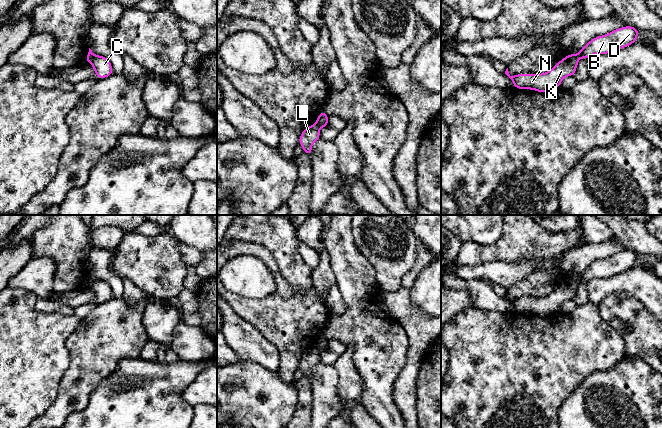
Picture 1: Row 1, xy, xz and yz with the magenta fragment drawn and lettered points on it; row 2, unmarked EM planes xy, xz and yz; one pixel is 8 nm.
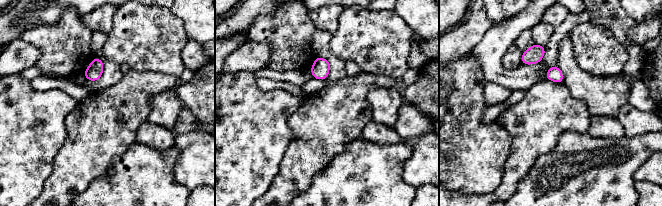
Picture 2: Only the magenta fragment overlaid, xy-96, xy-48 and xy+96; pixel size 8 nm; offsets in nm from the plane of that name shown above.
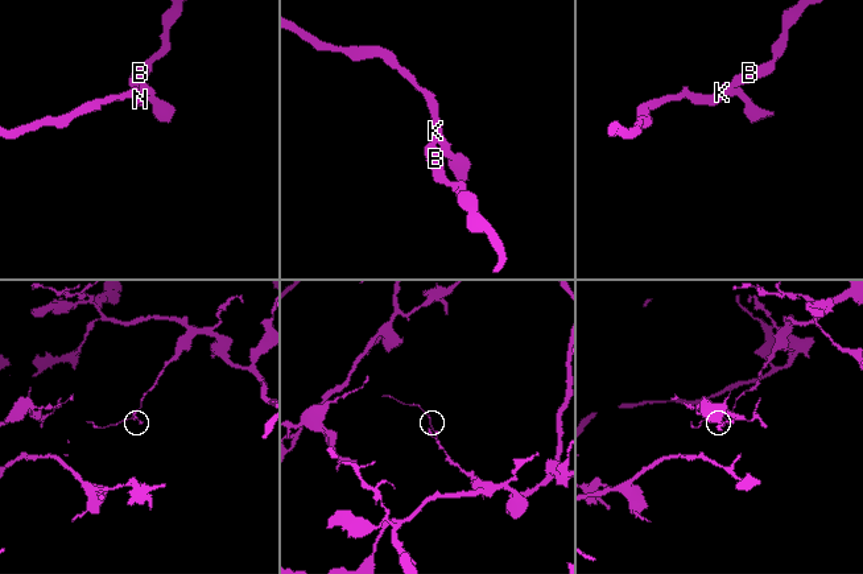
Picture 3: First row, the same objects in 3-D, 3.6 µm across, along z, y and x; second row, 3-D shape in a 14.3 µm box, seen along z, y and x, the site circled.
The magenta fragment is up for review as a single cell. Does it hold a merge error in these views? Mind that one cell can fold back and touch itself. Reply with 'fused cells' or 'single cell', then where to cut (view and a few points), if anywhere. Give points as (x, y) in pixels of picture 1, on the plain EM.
fused cells | xy (94, 279), (90, 285)

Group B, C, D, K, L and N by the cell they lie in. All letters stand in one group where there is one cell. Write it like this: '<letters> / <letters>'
B D L / C K N

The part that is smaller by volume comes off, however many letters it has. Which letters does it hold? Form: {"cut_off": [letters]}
{"cut_off": ["C", "K", "N"]}

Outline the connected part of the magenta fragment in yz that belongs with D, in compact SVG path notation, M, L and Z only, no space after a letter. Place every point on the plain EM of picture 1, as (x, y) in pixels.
M632 250L616 253L606 259L598 260L589 265L576 281L588 283L594 278L608 278L633 268L639 254Z

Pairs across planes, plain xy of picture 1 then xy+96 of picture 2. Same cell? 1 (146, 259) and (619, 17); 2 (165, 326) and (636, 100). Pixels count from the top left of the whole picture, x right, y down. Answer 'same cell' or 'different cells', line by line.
1: different cells
2: different cells

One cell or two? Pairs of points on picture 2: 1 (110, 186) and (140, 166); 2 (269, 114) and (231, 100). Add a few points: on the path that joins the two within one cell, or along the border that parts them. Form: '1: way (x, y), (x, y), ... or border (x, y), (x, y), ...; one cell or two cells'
1: way (117, 186), (120, 186), (133, 173); one cell
2: way (260, 114), (251, 114), (240, 103); one cell

